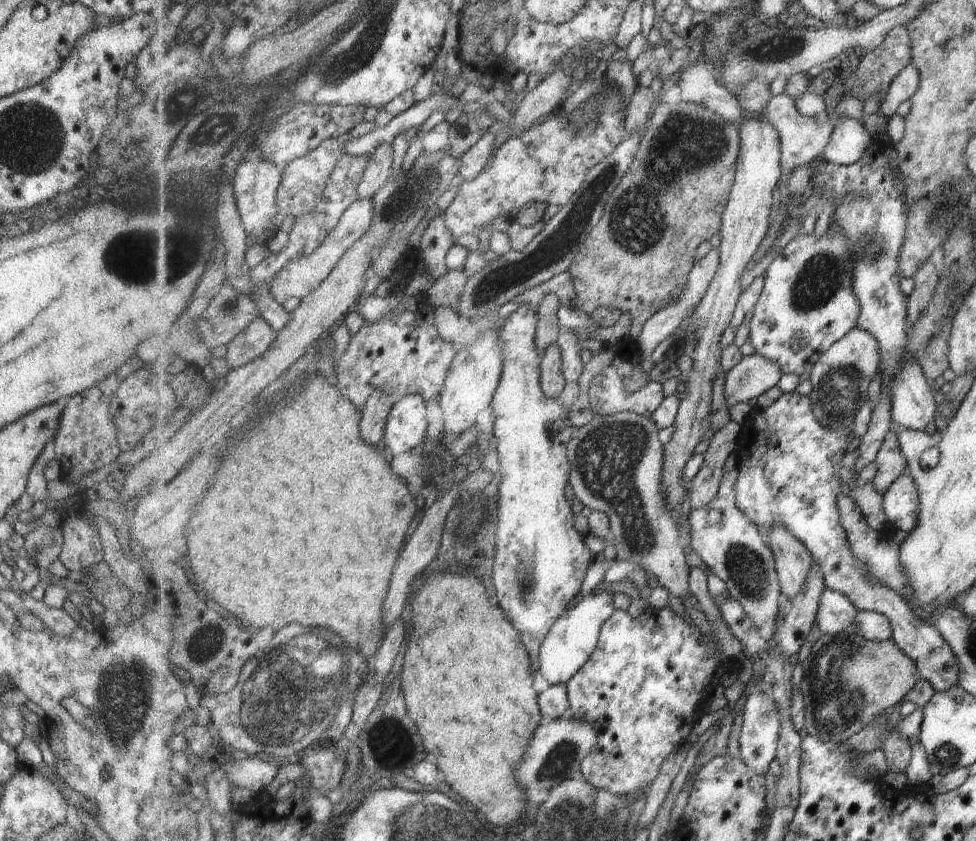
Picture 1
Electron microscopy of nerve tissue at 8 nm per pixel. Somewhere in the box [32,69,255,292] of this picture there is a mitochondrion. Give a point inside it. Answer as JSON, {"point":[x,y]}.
{"point":[167,257]}

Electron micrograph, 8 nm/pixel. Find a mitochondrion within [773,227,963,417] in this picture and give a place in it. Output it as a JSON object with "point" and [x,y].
{"point":[818,281]}

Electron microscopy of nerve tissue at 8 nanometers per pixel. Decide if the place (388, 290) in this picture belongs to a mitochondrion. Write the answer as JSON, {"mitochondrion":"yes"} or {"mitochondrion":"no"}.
{"mitochondrion":"no"}

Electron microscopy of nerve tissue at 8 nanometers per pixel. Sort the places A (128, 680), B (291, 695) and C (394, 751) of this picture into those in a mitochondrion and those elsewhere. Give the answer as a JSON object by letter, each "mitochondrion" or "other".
{"A":"mitochondrion","B":"mitochondrion","C":"other"}

